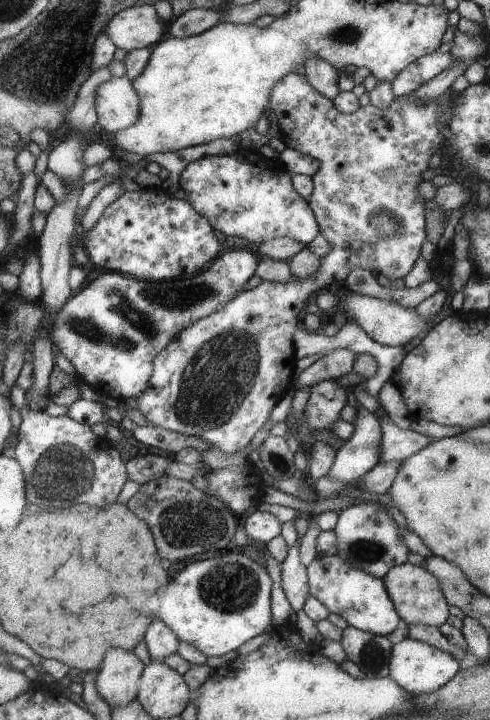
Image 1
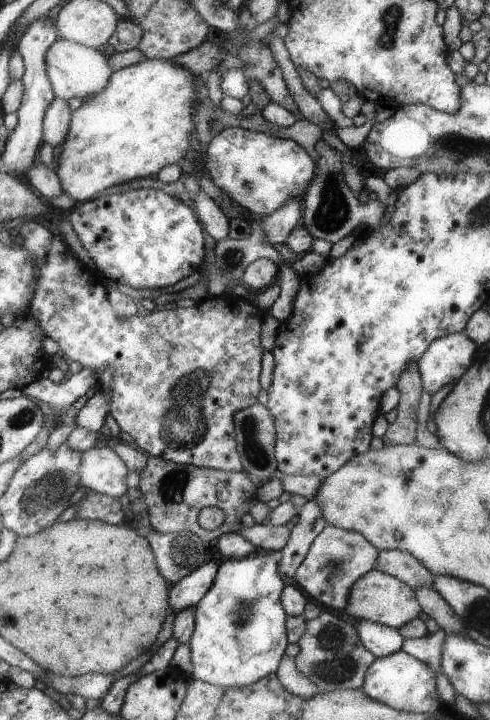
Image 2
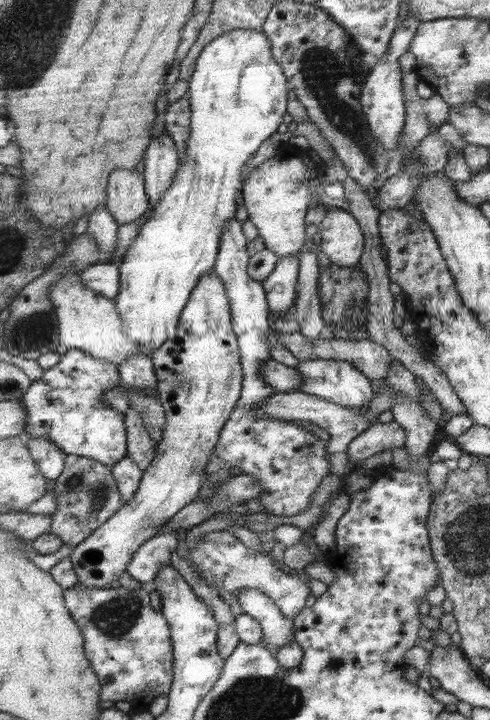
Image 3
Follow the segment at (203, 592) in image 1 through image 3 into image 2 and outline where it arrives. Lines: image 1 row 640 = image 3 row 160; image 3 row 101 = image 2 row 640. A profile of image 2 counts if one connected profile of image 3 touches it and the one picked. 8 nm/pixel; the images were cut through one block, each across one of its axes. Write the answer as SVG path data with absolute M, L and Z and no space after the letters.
M280 551L263 552L255 558L246 556L218 561L213 583L194 606L194 626L188 642L192 664L192 671L188 676L190 680L201 680L221 688L243 688L275 672L283 648L287 646L285 611L280 600L284 588L283 582L277 576L277 560L280 554Z

